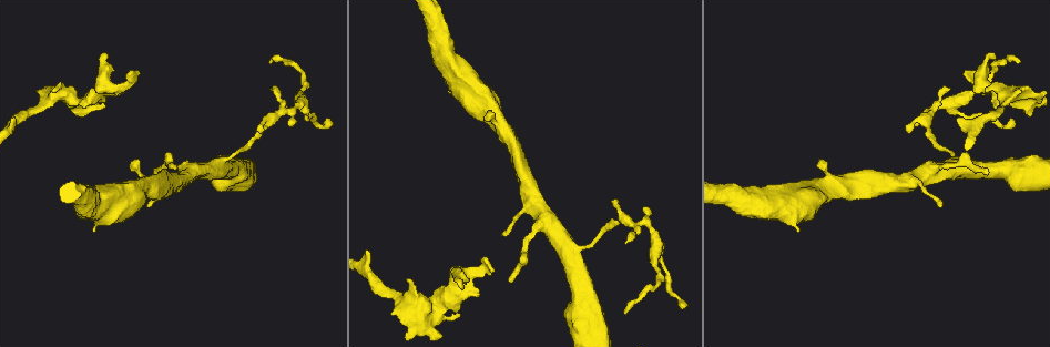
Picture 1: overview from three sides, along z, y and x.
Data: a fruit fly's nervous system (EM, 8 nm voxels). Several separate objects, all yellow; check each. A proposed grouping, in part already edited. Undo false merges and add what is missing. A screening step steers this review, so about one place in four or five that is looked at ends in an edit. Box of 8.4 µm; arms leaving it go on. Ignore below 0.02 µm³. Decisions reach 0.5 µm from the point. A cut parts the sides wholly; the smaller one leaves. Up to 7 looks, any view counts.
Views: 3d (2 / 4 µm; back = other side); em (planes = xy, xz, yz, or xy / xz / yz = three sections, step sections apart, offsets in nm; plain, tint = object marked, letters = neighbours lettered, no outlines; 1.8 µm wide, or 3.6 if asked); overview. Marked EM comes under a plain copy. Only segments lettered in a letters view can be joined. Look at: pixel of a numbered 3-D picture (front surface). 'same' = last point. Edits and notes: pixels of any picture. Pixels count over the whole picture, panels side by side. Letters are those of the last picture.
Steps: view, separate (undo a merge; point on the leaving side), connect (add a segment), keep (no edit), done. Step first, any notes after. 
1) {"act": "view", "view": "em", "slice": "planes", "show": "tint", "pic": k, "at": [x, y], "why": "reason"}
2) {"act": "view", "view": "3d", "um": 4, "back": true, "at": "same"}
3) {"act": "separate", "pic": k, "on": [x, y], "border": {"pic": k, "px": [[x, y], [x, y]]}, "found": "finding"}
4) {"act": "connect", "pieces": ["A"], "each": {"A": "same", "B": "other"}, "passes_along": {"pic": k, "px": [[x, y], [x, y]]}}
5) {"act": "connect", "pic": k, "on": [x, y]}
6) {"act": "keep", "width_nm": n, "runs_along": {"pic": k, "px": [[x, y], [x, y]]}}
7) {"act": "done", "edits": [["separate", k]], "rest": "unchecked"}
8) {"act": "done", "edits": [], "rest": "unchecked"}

{"act": "view", "view": "3d", "um": 2, "pic": 1, "at": [478, 294], "why": "an open end"}

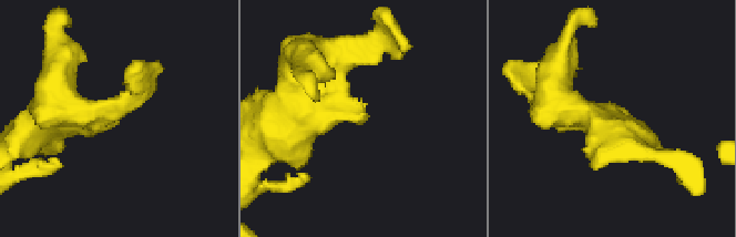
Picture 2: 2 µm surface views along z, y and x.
{"act": "view", "view": "em", "slice": "planes", "show": "tint", "pic": 2, "at": [363, 116], "why": "now the EM"}

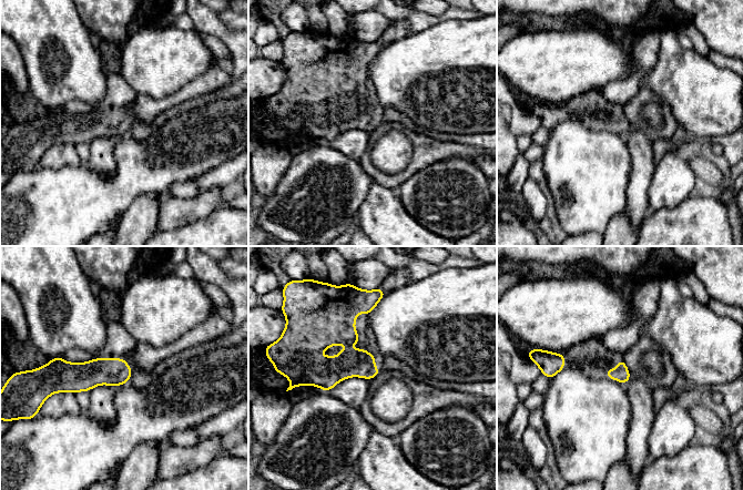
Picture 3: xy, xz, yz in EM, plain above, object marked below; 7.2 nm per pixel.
{"act": "view", "view": "em", "slice": "planes", "show": "letters", "at": "same", "why": "see the neighbours"}

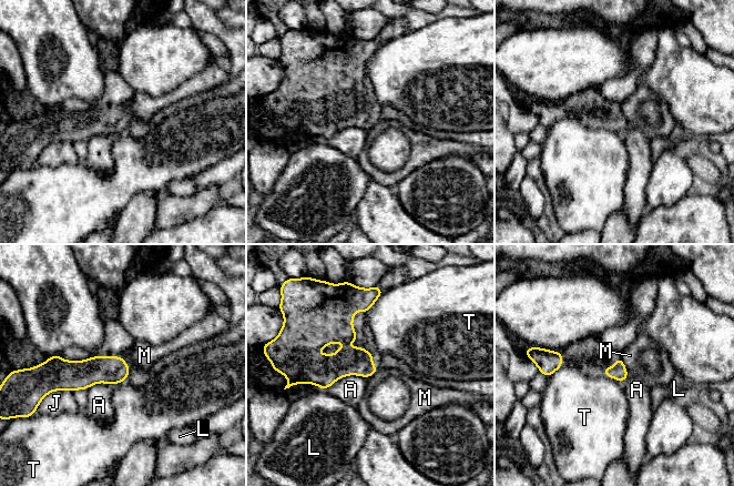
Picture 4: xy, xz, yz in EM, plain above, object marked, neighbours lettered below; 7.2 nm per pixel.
{"act": "keep", "each": {"A": "other", "J": "other", "L": "other", "M": "other", "T": "other"}, "runs_along": {"pic": 4, "px": [[365, 302], [312, 348], [305, 380]]}, "found": "no lettered segment goes on from it"}

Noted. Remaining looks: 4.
{"act": "view", "view": "em", "slice": "xy", "step": 4, "show": "tint", "pic": 1, "at": [987, 92], "why": "free end"}

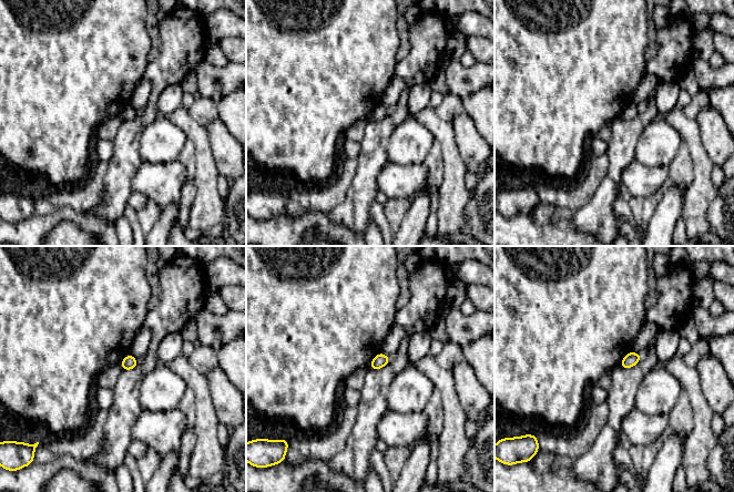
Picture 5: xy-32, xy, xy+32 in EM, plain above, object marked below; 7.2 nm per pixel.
{"act": "view", "view": "em", "slice": "xy", "step": 4, "show": "letters", "at": "same", "why": "what lies round it"}

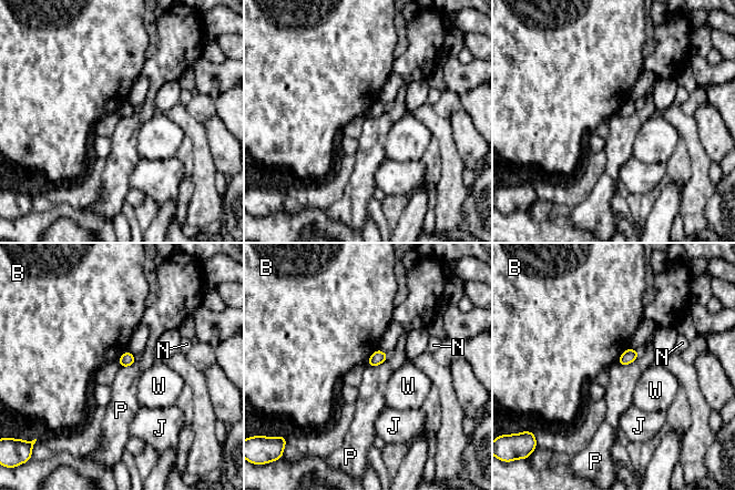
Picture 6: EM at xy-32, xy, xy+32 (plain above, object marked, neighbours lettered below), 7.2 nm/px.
{"act": "keep", "longest_contact_nm": ["B", 140], "each": {"B": "other", "J": "other", "N": "other", "P": "other", "W": "other"}, "found": "none of them fits"}

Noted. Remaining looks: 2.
{"act": "view", "view": "em", "slice": "xz", "step": 16, "show": "tint", "pic": 1, "at": [655, 269], "why": "thick turns thin"}

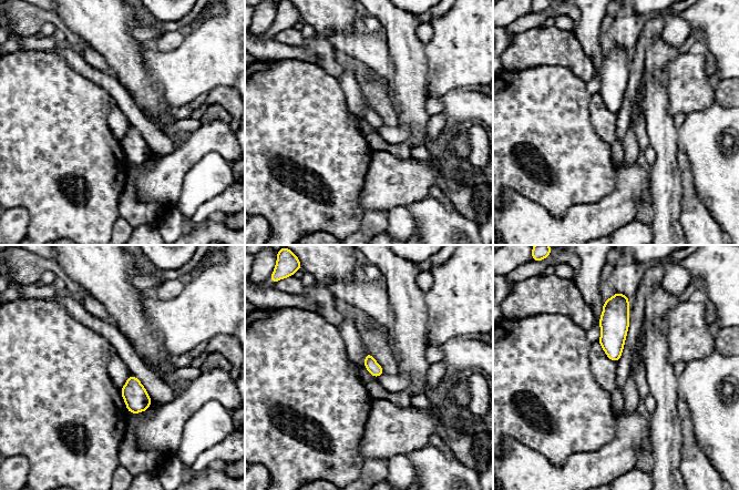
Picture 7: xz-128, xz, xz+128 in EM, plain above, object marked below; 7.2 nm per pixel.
{"act": "view", "view": "em", "slice": "planes", "show": "letters", "at": "same", "why": "another direction"}

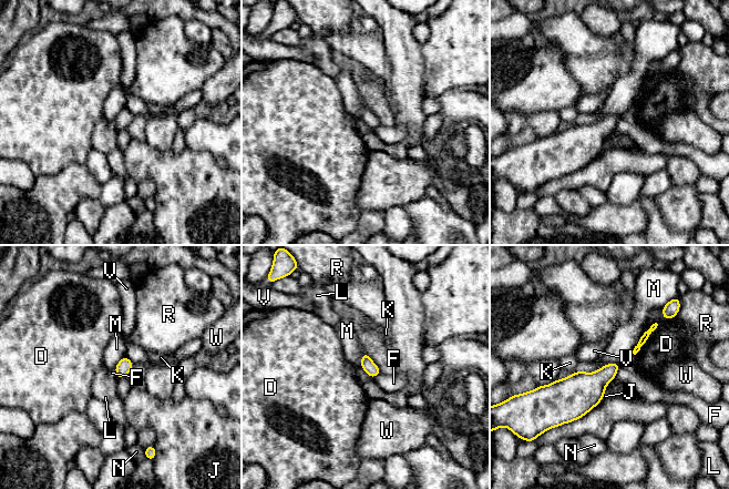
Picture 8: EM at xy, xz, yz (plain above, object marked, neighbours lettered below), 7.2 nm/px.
{"act": "keep", "width_nm": 100, "each": {"D": "other", "F": "other", "J": "other", "K": "other", "L": "other", "M": "other", "N": "other", "R": "other", "V": "other", "W": "other"}, "border": {"pic": 8, "px": [[361, 367], [372, 377], [380, 374]]}, "found": "continuous, no second cell"}

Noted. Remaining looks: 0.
{"act": "done", "edits": [], "rest": "unchecked"}

